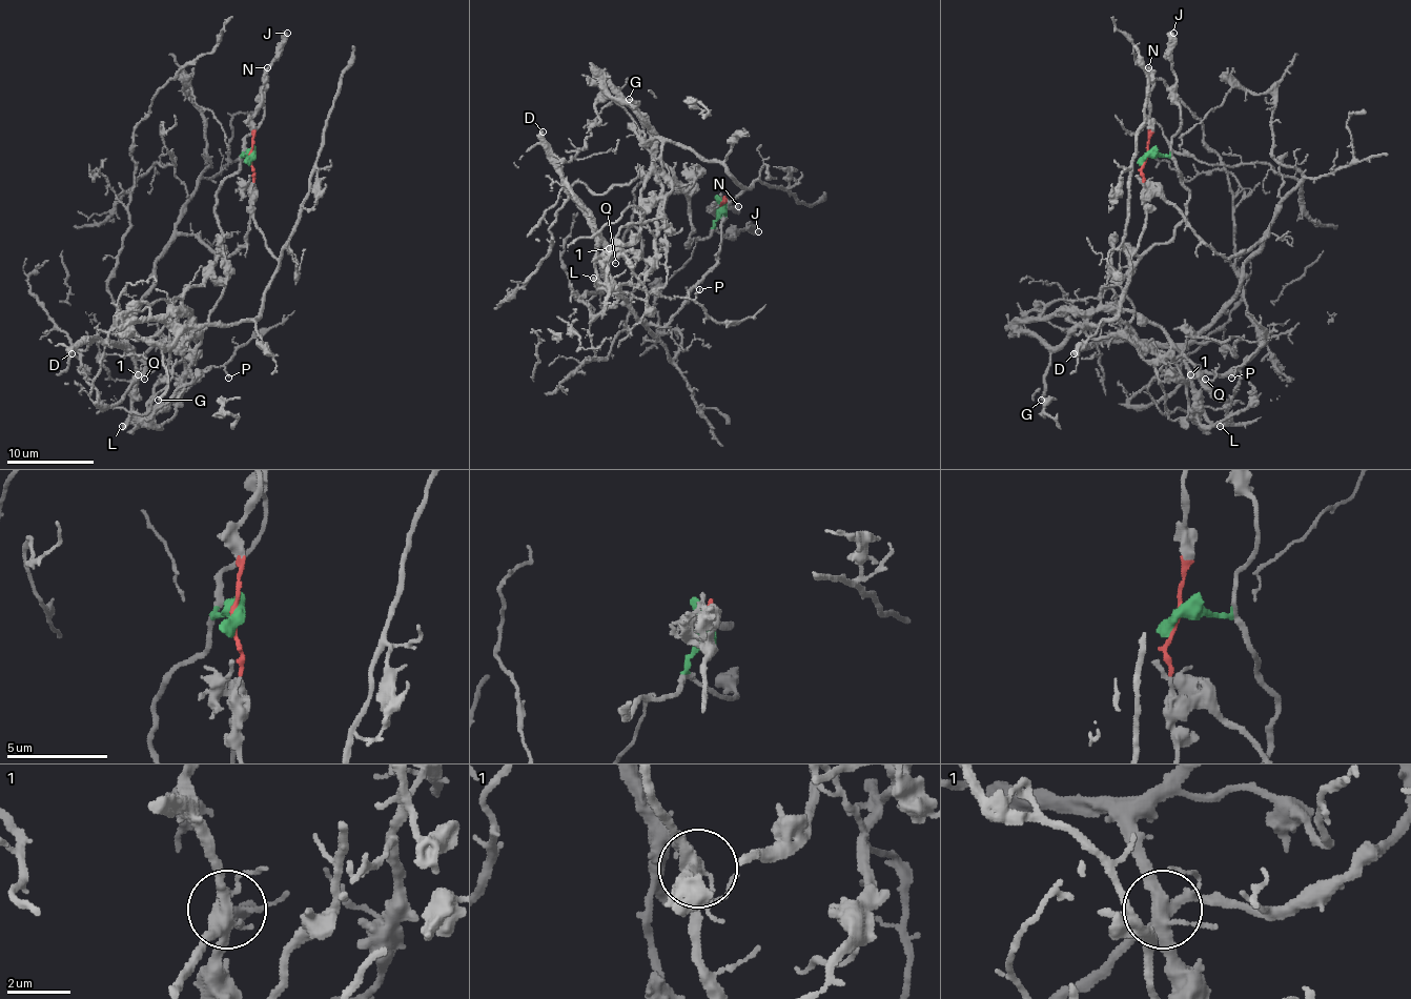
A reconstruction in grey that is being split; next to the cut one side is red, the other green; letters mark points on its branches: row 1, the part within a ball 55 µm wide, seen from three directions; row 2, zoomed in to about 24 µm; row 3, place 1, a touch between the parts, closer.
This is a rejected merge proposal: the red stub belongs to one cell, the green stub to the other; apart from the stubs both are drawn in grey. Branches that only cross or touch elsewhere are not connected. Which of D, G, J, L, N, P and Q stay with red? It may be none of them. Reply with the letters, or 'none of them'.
G, N

